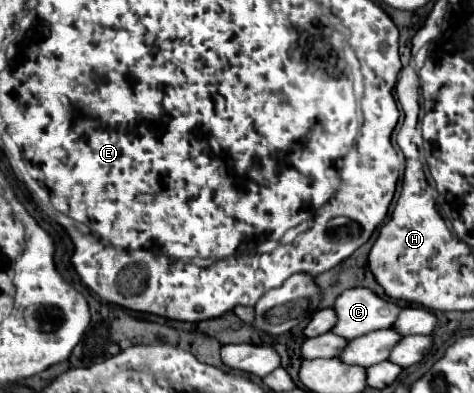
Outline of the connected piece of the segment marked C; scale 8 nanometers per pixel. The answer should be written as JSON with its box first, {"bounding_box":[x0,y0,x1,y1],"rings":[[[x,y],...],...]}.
{"bounding_box":[331,287,401,341],"rings":[[[353,287],[343,291],[337,297],[333,309],[337,323],[331,333],[349,341],[365,333],[391,327],[401,311],[393,301],[377,297],[367,287]]]}

